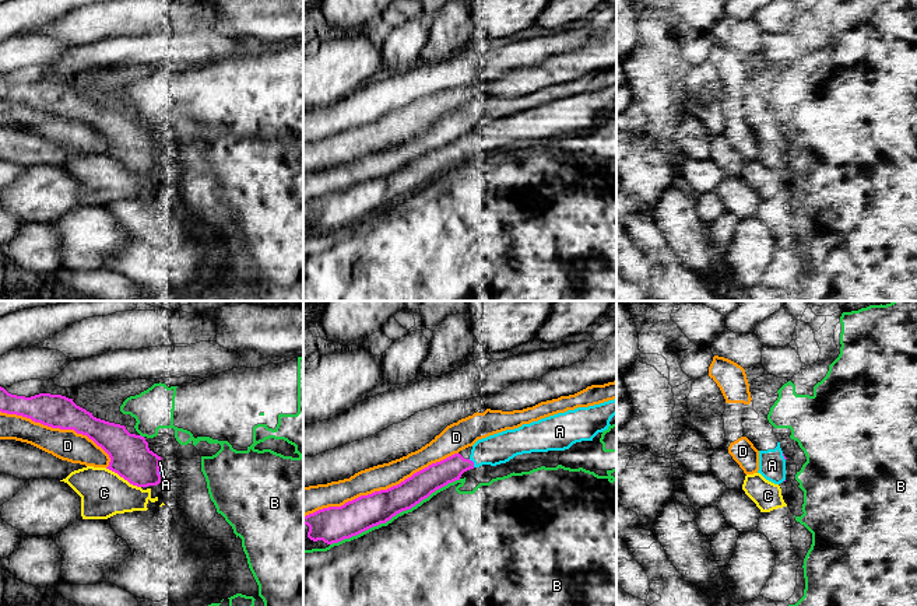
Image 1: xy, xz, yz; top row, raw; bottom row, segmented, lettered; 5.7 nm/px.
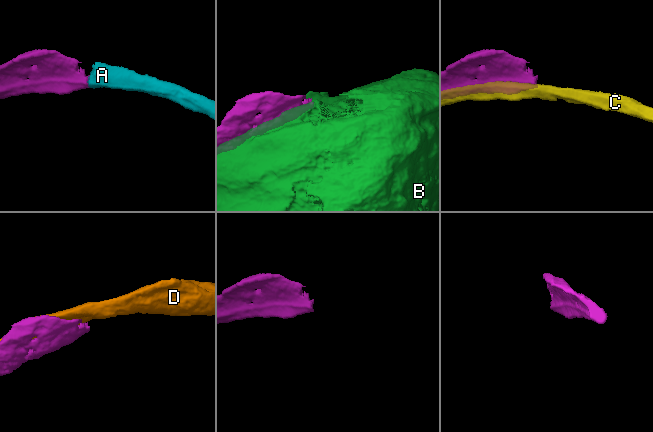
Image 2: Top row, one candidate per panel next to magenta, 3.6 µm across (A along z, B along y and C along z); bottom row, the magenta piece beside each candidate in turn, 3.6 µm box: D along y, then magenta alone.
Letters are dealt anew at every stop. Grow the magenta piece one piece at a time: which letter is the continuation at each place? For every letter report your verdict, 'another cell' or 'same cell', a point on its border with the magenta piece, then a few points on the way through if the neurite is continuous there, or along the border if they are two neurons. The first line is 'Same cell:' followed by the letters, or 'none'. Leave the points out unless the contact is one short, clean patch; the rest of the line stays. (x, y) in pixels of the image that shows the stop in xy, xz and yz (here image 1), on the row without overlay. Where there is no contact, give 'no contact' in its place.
Same cell: A
A: same cell; meets magenta in xz at (473, 149)
B: another cell; meets magenta in xz at (394, 202)
C: another cell; meets magenta in xy at (123, 164)
D: another cell; meets magenta in xz at (380, 177)

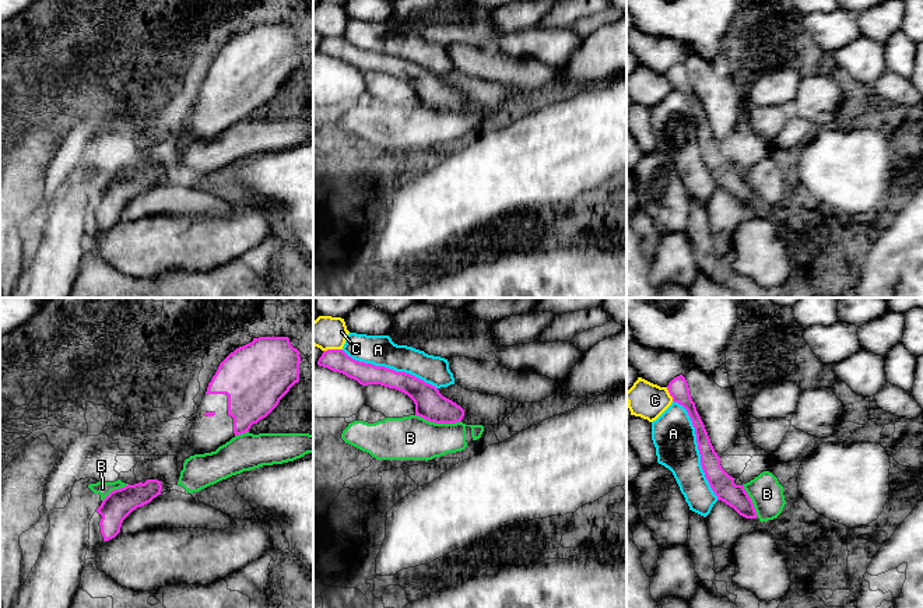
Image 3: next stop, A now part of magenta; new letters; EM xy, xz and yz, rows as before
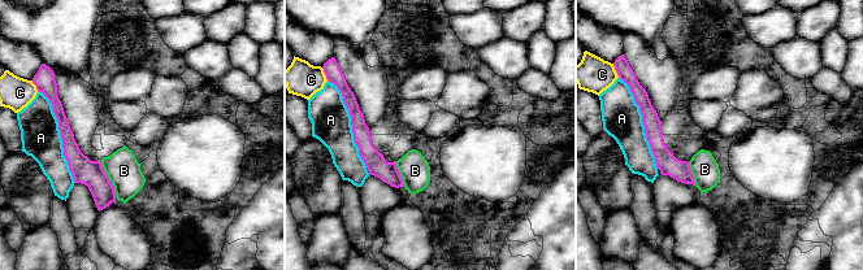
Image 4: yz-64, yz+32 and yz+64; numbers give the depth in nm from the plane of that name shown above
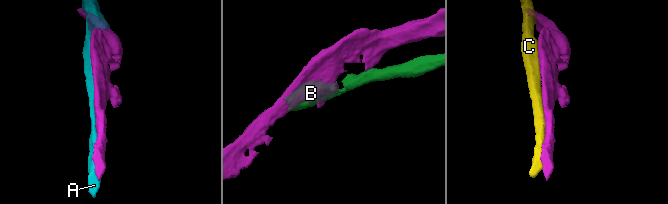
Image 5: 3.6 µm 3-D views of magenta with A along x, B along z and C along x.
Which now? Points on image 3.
Same cell: none
A: another cell; meets magenta in yz at (698, 136)
B: another cell; meets magenta in xz at (438, 109)
C: another cell; meets magenta in yz at (670, 81)

